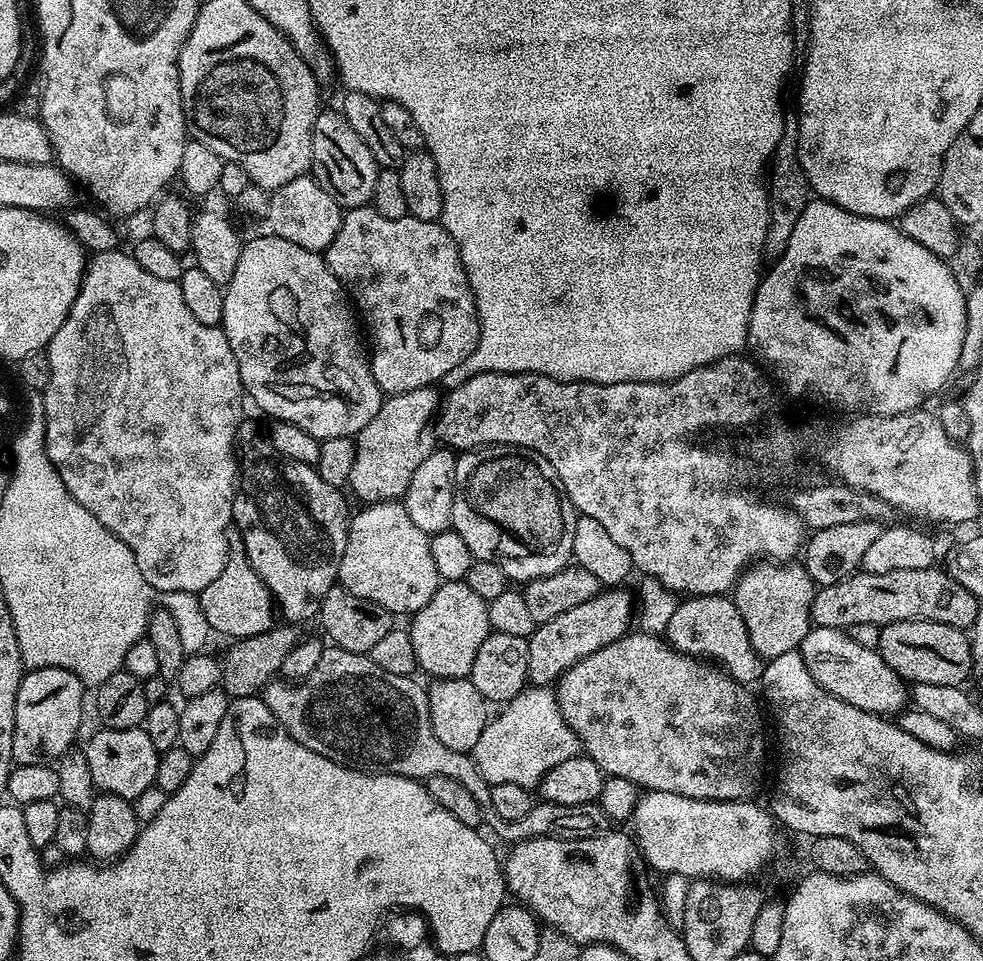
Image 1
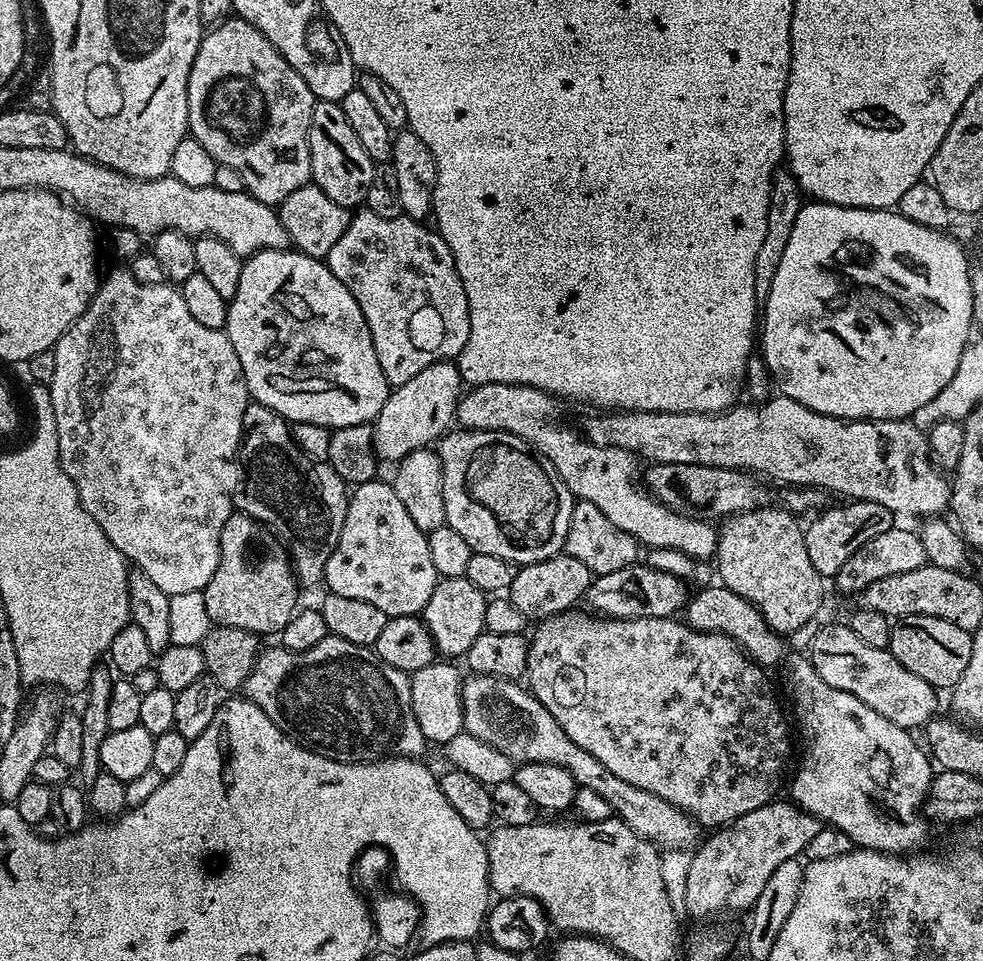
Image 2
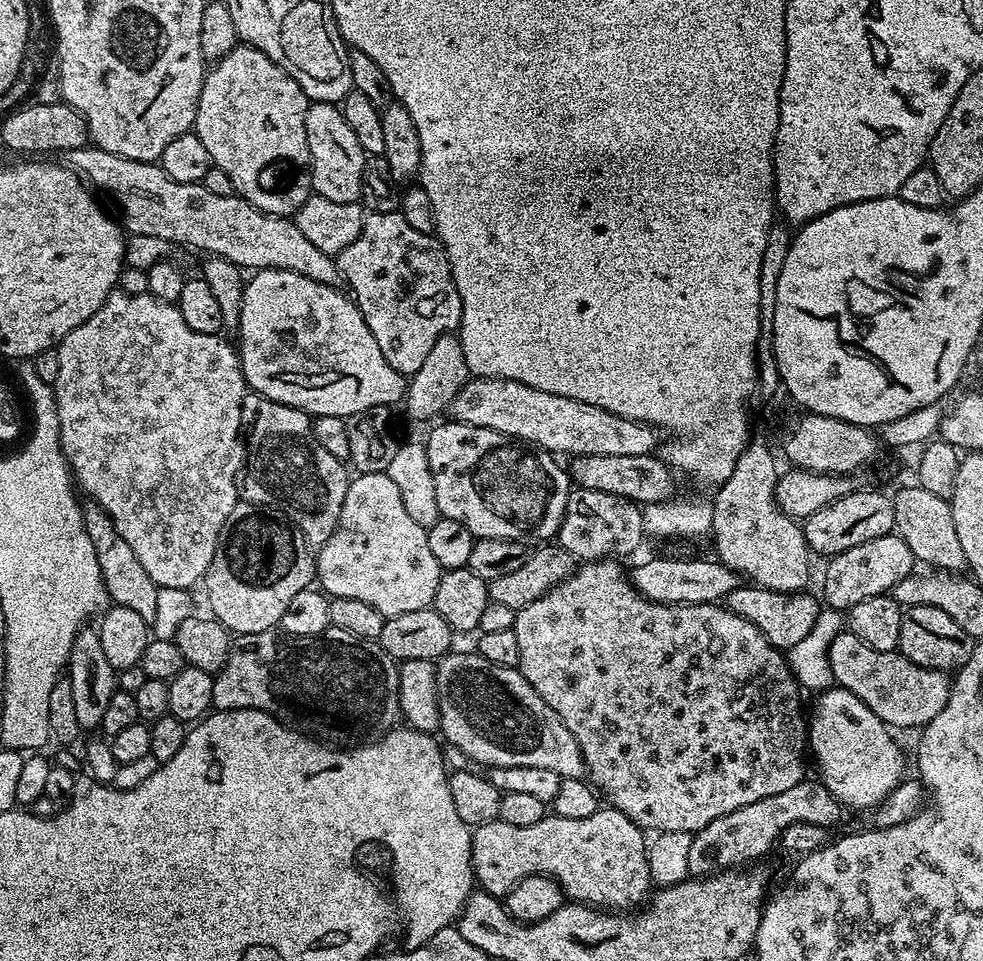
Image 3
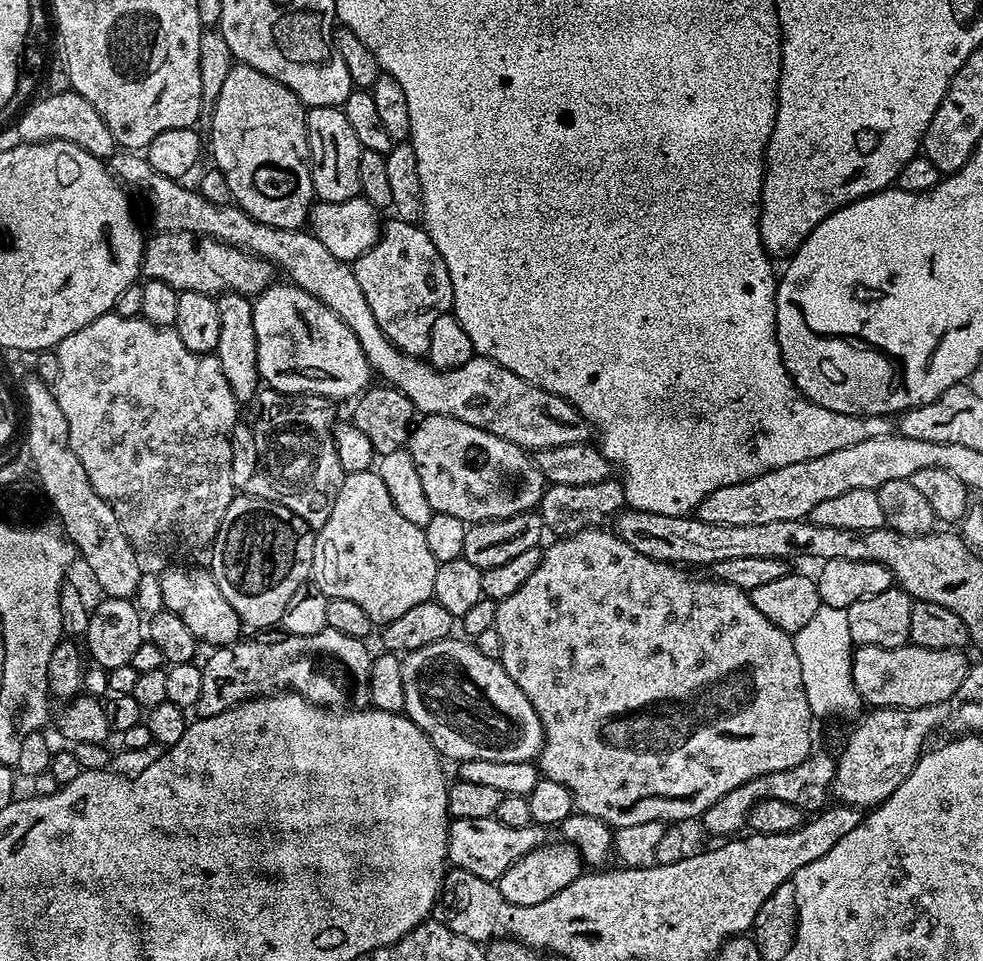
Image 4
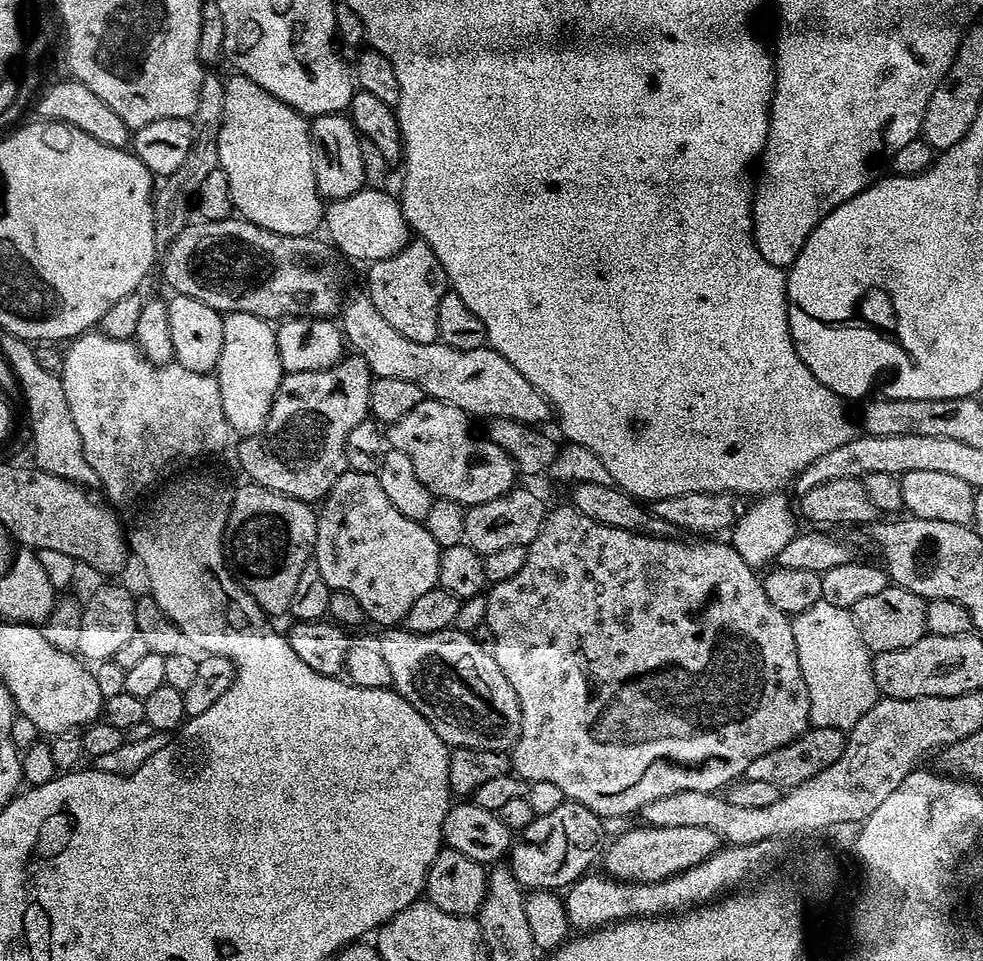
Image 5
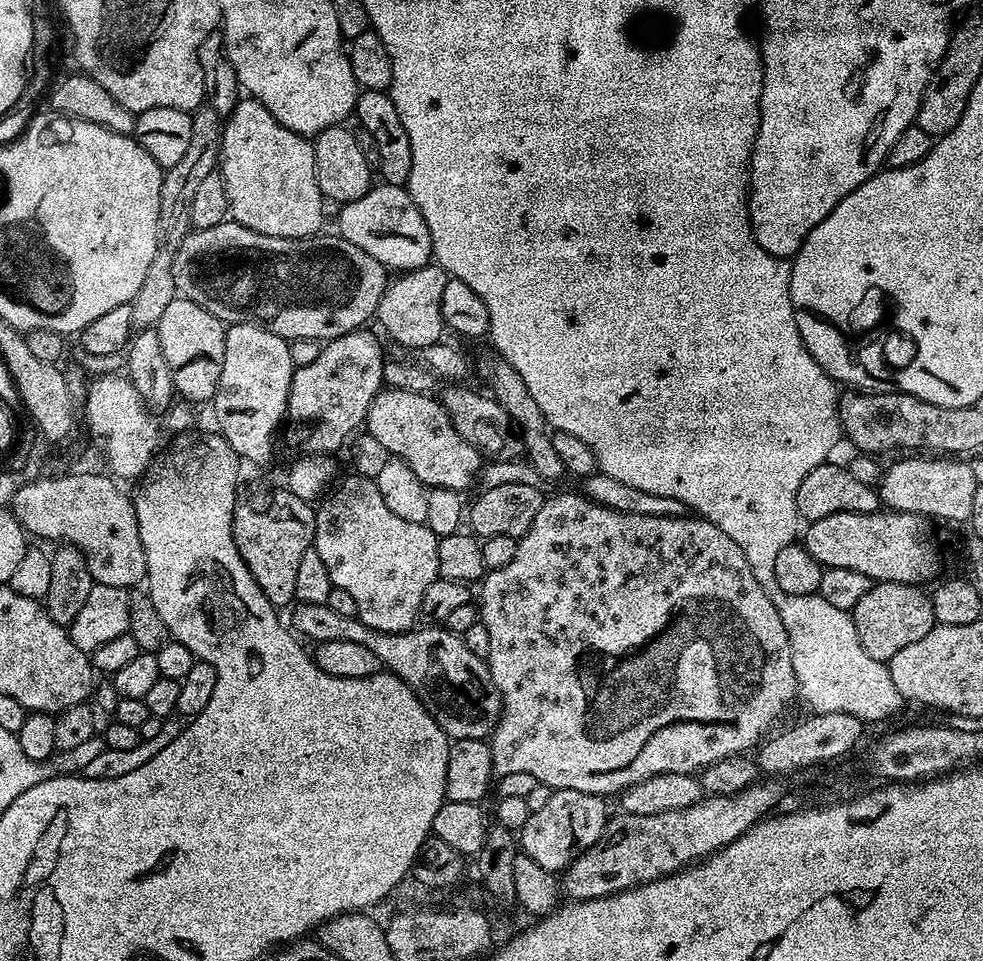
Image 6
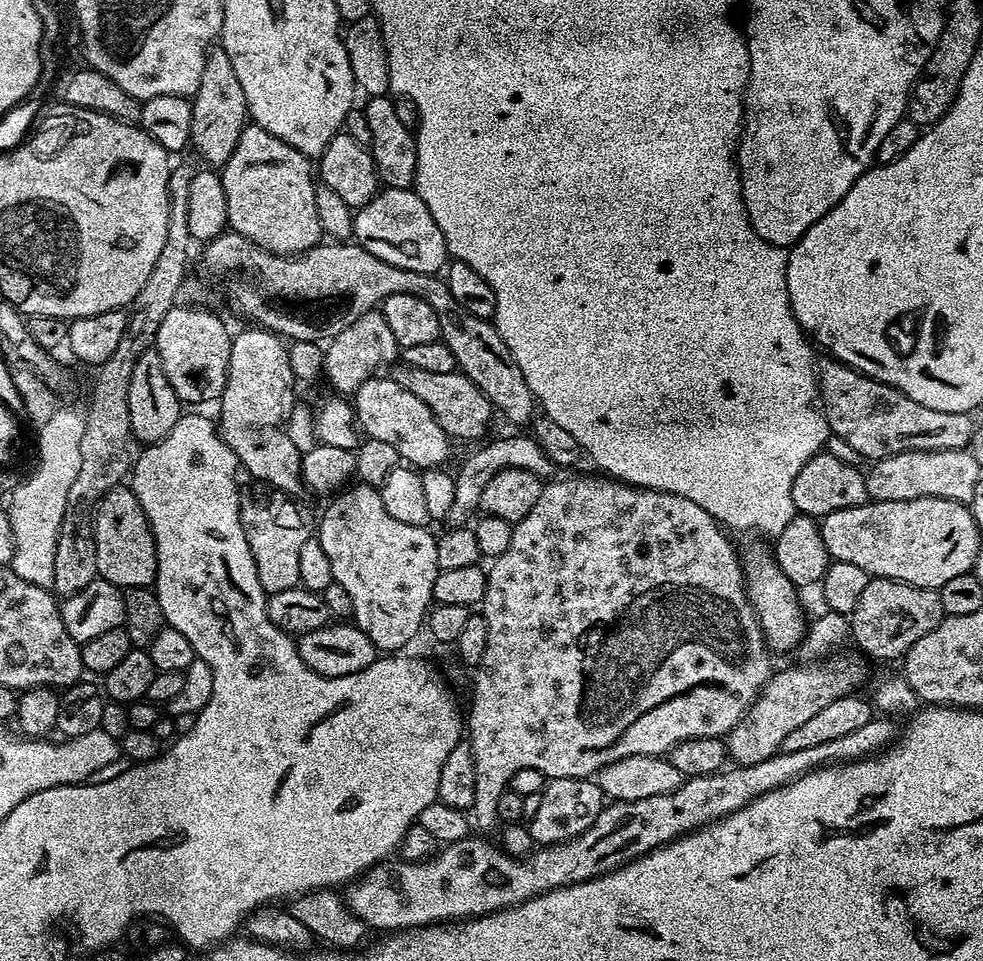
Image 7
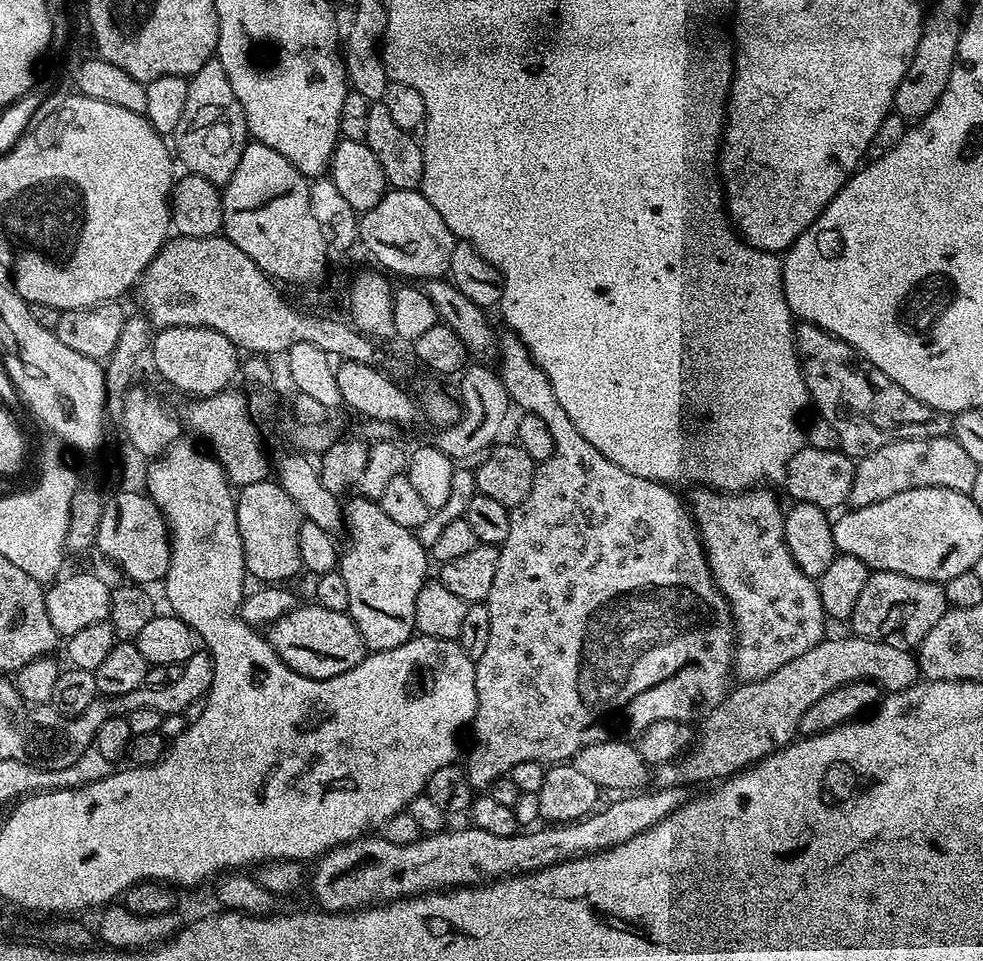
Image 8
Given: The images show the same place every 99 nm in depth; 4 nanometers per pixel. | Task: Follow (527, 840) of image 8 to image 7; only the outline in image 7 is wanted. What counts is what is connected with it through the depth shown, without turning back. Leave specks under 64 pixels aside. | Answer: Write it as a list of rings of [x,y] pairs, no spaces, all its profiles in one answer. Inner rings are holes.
[[[874,718],[866,722],[866,726],[854,730],[854,734],[846,734],[843,738],[834,738],[834,742],[822,742],[822,746],[810,746],[810,750],[779,751],[776,755],[766,758],[766,762],[728,766],[709,776],[689,776],[670,794],[658,794],[654,798],[646,798],[638,802],[609,803],[590,826],[580,836],[561,844],[540,846],[531,853],[530,858],[511,856],[503,847],[495,843],[487,844],[484,840],[469,838],[453,844],[443,845],[430,860],[389,859],[387,862],[375,864],[355,882],[347,885],[346,903],[349,911],[356,915],[369,929],[381,928],[381,933],[391,934],[410,928],[423,928],[439,922],[459,922],[474,916],[487,916],[489,912],[500,912],[504,908],[512,908],[523,900],[530,900],[562,886],[570,886],[578,882],[593,880],[605,876],[607,872],[636,860],[639,856],[661,848],[663,844],[687,836],[697,828],[704,828],[714,820],[720,820],[732,812],[746,806],[755,796],[773,792],[792,781],[822,768],[825,764],[846,764],[849,760],[862,760],[879,753],[888,747],[898,735],[898,728],[891,724],[891,719]]]

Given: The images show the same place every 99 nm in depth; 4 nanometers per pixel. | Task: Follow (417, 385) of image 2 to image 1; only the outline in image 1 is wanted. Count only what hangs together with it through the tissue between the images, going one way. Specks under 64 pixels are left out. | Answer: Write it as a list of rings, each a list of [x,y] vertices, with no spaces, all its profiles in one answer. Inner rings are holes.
[[[435,387],[410,390],[406,394],[388,396],[381,403],[378,414],[354,437],[356,461],[350,470],[347,487],[365,505],[380,500],[399,501],[410,478],[426,458],[438,447],[438,413],[442,396]]]

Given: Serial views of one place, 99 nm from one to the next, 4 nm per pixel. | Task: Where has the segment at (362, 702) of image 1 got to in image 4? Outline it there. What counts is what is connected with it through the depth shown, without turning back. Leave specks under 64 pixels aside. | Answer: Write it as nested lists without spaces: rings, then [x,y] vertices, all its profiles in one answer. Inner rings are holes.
[[[323,628],[318,634],[309,636],[289,636],[280,634],[276,641],[243,640],[237,638],[227,644],[211,649],[208,661],[202,664],[202,691],[198,694],[198,702],[194,709],[199,718],[214,718],[214,714],[222,714],[244,700],[254,700],[261,694],[275,694],[281,690],[292,689],[317,702],[328,702],[331,696],[339,692],[356,692],[359,688],[367,689],[372,679],[373,653],[368,653],[367,643],[354,638],[350,634],[342,634],[342,630]]]

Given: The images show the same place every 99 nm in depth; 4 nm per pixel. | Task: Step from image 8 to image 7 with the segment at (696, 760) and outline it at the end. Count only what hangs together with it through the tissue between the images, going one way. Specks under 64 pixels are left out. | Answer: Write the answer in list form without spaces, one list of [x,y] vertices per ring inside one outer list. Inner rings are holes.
[[[833,655],[823,662],[800,662],[804,664],[797,668],[773,671],[759,698],[748,707],[744,717],[728,733],[725,744],[729,757],[737,765],[766,762],[766,758],[783,749],[786,738],[793,730],[798,730],[798,726],[814,718],[814,714],[826,710],[830,702],[853,695],[859,689],[856,687],[864,680],[865,661],[840,655]]]

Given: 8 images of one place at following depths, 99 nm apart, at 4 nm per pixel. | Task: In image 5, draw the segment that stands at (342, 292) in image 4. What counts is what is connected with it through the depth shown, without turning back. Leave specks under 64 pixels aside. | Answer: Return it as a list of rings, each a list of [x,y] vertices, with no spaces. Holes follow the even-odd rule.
[[[366,294],[353,300],[351,297],[345,303],[338,324],[343,339],[352,343],[351,351],[362,357],[373,377],[406,378],[406,382],[418,385],[425,397],[458,406],[472,418],[508,418],[540,426],[550,416],[547,398],[534,390],[534,386],[530,386],[530,382],[526,382],[526,378],[522,378],[522,374],[518,374],[518,370],[514,370],[514,366],[510,366],[510,362],[490,346],[458,350],[443,342],[414,342],[406,338],[406,334],[398,334],[398,330],[378,314],[378,306],[374,306]]]

